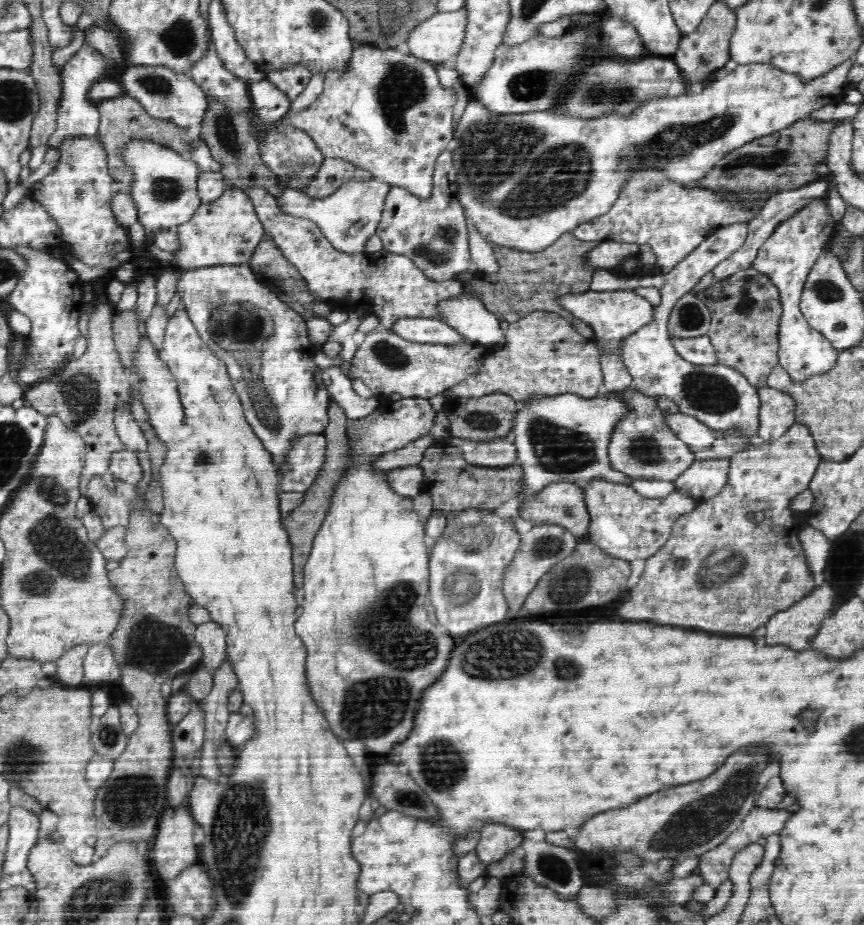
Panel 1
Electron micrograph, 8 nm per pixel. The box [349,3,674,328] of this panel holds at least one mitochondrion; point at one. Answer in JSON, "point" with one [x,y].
{"point":[517,167]}

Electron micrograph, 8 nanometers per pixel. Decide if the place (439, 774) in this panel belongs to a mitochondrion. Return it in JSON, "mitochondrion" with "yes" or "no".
{"mitochondrion":"yes"}

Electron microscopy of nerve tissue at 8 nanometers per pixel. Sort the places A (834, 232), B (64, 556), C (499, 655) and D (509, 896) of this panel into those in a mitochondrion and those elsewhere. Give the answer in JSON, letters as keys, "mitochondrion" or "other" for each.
{"A":"other","B":"mitochondrion","C":"mitochondrion","D":"other"}

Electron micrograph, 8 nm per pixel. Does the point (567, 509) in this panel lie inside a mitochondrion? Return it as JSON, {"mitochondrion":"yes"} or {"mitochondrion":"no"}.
{"mitochondrion":"yes"}

